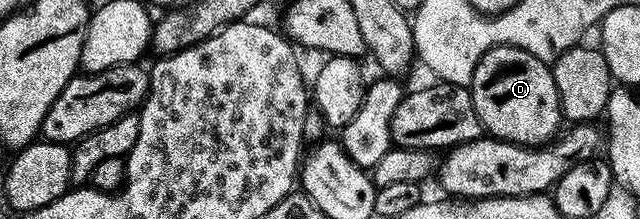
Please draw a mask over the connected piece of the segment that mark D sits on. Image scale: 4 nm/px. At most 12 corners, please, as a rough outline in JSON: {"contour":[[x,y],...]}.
{"contour":[[494,45],[468,90],[481,128],[516,145],[562,132],[552,68]]}

